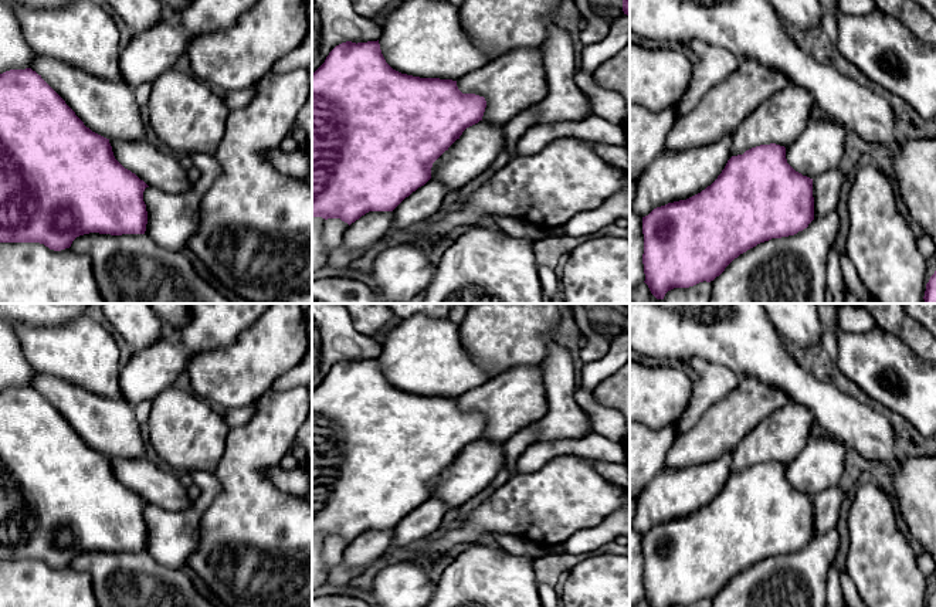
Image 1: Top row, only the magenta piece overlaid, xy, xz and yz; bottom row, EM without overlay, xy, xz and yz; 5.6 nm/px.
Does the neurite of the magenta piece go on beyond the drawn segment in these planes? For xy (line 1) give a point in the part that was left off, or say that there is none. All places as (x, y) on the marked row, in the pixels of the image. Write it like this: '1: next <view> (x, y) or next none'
1: next none

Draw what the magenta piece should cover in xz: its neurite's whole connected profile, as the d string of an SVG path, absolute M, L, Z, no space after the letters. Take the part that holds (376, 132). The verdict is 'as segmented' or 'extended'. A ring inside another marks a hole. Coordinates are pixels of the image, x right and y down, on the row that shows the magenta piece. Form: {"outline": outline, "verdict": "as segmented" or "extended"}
{"outline": "M379 40L367 43L346 41L336 45L325 62L312 72L312 218L340 218L349 225L369 211L393 211L406 197L431 179L433 163L459 139L462 132L482 121L486 108L484 96L462 94L457 81L440 78L420 78L393 69L384 60Z", "verdict": "as segmented"}

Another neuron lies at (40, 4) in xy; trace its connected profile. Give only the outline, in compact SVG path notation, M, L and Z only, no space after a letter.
M0 0L0 1L7 3L10 6L20 6L37 10L60 10L69 6L75 0Z

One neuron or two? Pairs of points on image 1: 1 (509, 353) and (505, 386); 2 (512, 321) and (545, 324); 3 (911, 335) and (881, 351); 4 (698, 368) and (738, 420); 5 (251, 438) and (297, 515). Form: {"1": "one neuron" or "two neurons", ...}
{"1": "two neurons", "2": "one neuron", "3": "two neurons", "4": "two neurons", "5": "one neuron"}

